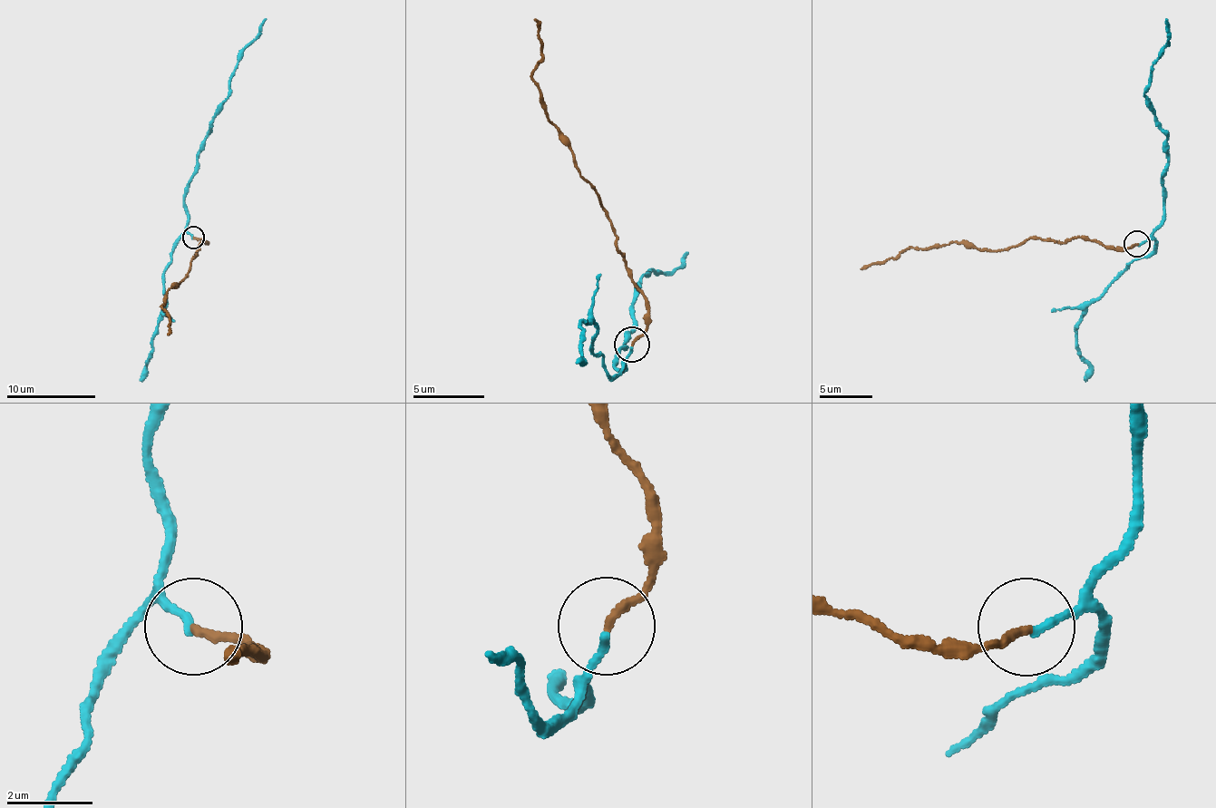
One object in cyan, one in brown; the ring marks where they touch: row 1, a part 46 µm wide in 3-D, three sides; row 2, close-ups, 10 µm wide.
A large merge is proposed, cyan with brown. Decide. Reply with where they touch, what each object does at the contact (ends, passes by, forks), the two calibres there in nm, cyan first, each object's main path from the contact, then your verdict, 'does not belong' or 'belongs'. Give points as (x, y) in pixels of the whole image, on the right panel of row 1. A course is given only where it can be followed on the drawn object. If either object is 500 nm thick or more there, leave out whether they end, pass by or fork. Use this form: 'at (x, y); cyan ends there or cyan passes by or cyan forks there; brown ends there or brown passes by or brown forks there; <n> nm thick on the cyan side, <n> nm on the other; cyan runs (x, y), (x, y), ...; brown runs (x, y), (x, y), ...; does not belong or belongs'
at (1137, 243); cyan ends there; brown ends there; 170 nm thick on the cyan side, 190 nm on the other; cyan runs (1137, 243), (1162, 218), (1167, 135), (1144, 90), (1152, 63), (1164, 48), (1167, 20); brown runs (1137, 243), (1105, 248), (1088, 238), (1063, 241), (1033, 238), (994, 250), (964, 245), (912, 248), (860, 269); belongs

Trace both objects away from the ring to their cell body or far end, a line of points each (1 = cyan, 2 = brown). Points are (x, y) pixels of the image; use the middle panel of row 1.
1: (632, 345), (619, 370), (612, 358), (628, 332), (644, 274), (650, 267), (663, 273), (689, 253)
2: (632, 345), (646, 326), (646, 299), (567, 135), (547, 118), (533, 78), (542, 46), (535, 18)

